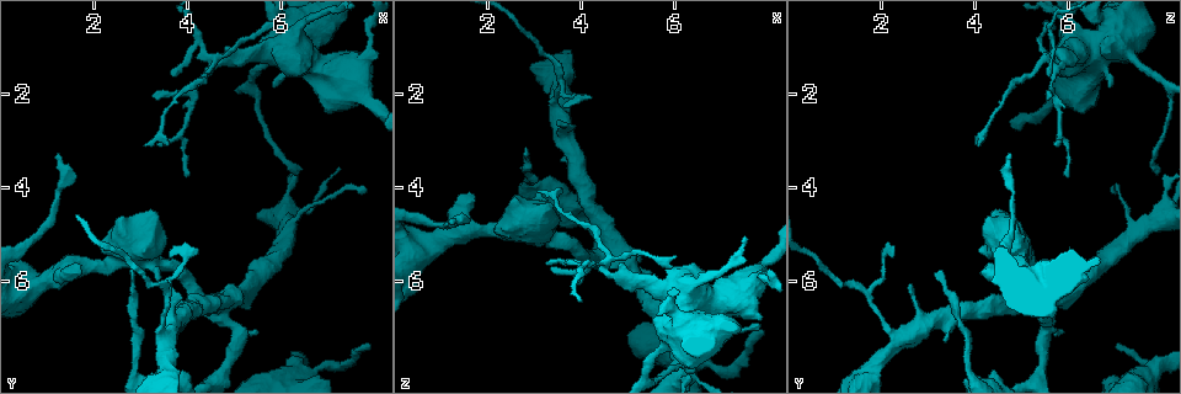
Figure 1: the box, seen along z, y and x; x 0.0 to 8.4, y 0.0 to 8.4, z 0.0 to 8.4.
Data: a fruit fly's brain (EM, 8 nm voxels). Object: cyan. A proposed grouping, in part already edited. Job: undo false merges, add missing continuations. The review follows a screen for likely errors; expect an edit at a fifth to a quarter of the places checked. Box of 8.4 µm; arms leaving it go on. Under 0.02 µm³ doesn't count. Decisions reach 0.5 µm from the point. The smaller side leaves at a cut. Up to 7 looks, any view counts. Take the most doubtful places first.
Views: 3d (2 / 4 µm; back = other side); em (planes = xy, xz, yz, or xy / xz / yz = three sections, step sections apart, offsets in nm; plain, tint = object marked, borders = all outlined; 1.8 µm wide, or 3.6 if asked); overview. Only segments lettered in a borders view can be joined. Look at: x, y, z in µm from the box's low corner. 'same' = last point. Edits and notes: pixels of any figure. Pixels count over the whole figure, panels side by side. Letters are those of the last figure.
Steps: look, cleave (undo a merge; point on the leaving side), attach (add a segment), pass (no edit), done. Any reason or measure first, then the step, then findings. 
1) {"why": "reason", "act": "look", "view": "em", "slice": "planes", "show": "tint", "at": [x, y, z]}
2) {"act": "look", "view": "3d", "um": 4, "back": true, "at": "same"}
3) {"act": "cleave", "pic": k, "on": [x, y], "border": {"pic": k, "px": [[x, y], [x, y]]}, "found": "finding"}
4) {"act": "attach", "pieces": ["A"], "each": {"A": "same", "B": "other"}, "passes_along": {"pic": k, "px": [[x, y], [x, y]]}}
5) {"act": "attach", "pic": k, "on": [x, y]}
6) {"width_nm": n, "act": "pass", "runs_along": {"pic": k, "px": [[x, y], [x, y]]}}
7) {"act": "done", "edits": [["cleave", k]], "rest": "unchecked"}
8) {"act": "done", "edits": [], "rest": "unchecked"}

{"act": "look", "view": "3d", "um": 4, "at": [4.55, 1.45, 5.75]}

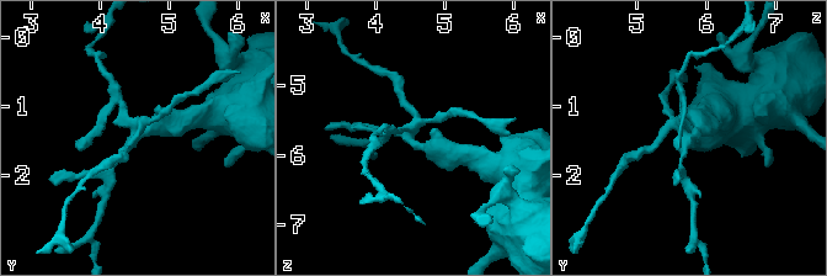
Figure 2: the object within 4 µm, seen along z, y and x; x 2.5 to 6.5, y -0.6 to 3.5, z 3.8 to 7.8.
{"why": "shape alone is not enough", "act": "look", "view": "em", "um": 3.6, "slice": "xy", "step": 8, "show": "tint", "at": [4.55, 1.45, 5.75]}

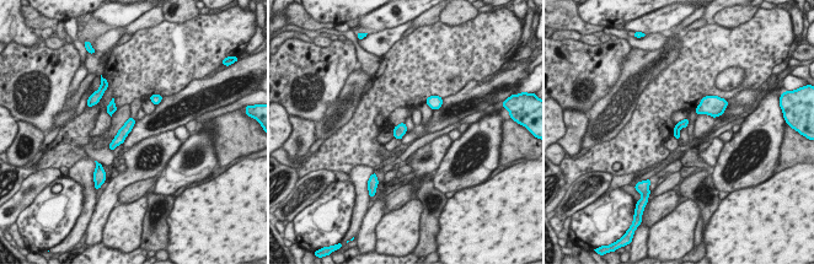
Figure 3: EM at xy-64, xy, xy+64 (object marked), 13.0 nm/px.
{"why": "see the neighbours", "act": "look", "view": "em", "um": 3.6, "slice": "xy", "step": 8, "show": "borders", "at": "same"}

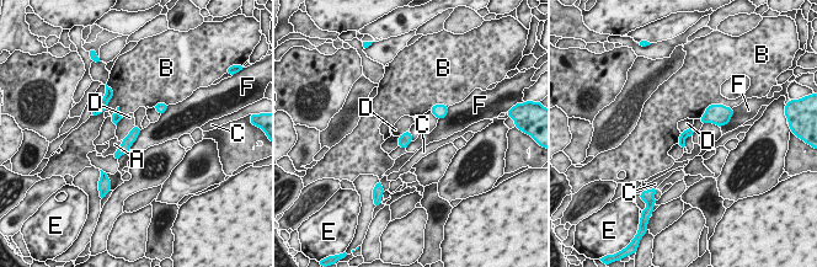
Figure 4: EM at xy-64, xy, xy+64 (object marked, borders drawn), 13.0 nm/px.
{"act": "cleave", "pic": 4, "on": [682, 138], "each": {"A": "other", "B": "other", "C": "other", "D": "other", "E": "other", "F": "other"}, "border": {"pic": 4, "px": [[682, 133], [685, 138]]}, "found": "two neurons meet here"}

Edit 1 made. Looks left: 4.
{"act": "look", "view": "overview"}

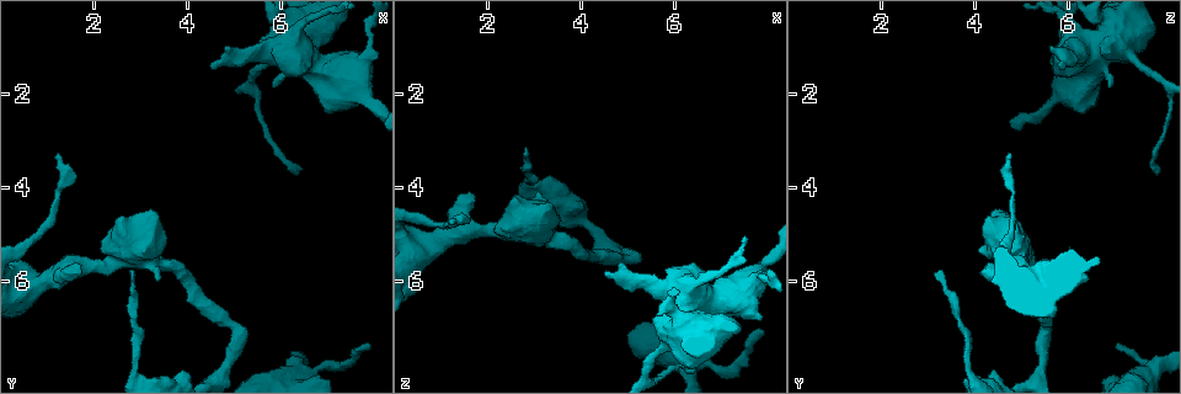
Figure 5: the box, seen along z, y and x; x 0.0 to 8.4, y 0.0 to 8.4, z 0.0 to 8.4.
{"act": "look", "view": "em", "um": 3.6, "slice": "planes", "show": "borders", "at": [6.70, 7.95, 7.70]}

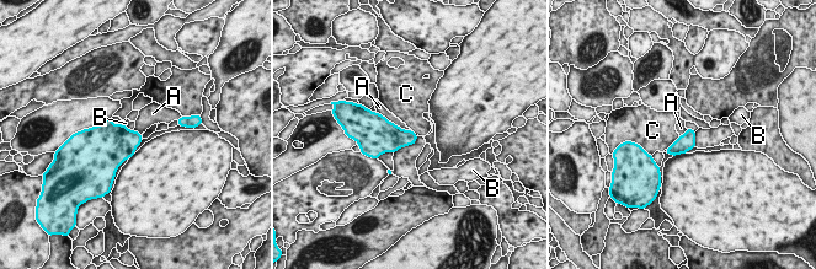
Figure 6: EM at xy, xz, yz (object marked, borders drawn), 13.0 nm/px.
{"act": "pass", "each": {"A": "other", "B": "other", "C": "other"}, "found": "all the same neuron"}

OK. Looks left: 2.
{"act": "done", "edits": [["cleave", 4]], "rest": "unchecked"}

